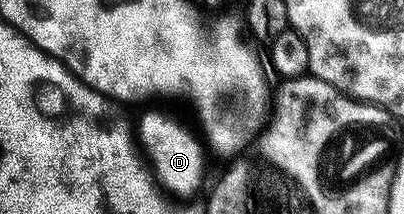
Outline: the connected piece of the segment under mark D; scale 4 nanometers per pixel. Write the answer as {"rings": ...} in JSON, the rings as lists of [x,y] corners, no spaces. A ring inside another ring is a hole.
{"rings":[[[149,110],[142,116],[138,126],[136,123],[135,134],[156,185],[166,195],[174,194],[177,198],[189,198],[200,188],[201,181],[205,178],[206,147],[203,142],[201,147],[200,140],[179,119],[172,118],[161,110]]]}

